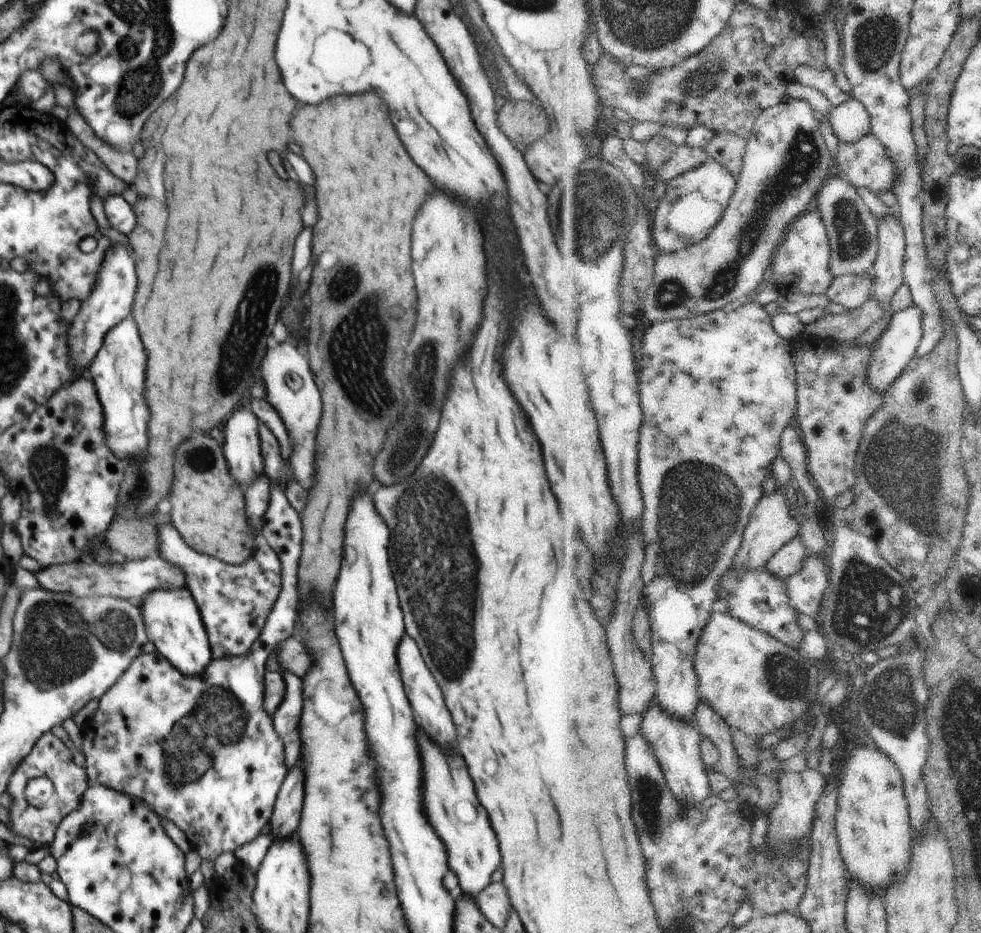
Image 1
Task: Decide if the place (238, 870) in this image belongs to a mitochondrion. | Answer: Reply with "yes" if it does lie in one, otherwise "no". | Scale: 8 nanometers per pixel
no

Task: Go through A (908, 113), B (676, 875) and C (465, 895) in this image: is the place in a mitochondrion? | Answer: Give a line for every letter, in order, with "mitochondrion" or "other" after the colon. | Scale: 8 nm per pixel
A: other
B: mitochondrion
C: other

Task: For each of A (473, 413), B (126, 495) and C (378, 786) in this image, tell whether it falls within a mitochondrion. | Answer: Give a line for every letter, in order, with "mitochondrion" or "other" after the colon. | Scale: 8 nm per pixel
A: other
B: mitochondrion
C: other

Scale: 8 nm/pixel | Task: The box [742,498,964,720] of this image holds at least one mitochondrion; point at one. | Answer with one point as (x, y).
(869, 606)

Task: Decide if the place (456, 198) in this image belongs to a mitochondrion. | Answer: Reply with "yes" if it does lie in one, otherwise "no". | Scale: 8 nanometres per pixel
no

